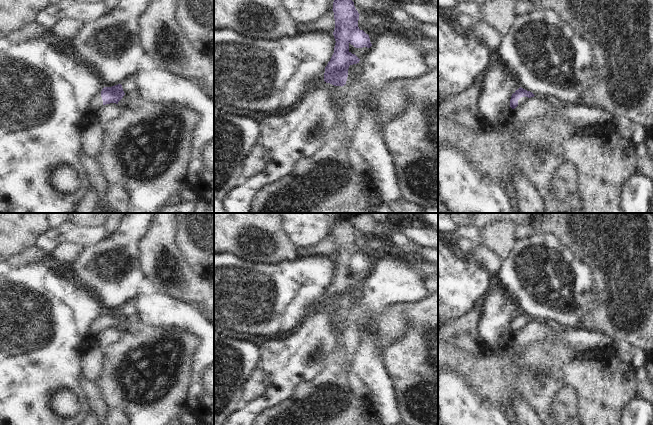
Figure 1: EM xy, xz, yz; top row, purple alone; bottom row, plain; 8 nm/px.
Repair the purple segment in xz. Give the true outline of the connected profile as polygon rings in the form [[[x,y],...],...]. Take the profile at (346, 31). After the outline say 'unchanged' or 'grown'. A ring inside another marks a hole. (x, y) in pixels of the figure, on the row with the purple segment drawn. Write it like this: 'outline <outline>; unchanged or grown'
outline [[[334,0],[335,19],[334,53],[327,66],[315,77],[313,82],[325,81],[334,86],[344,86],[350,65],[359,63],[360,59],[349,51],[349,45],[355,48],[370,48],[369,35],[358,27],[359,13],[352,0]]]; grown

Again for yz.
outline [[[520,87],[512,94],[510,99],[510,107],[515,109],[518,105],[525,103],[529,98],[534,96],[535,95],[532,92]]]; grown

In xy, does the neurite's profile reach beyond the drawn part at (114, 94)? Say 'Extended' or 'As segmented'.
Extended

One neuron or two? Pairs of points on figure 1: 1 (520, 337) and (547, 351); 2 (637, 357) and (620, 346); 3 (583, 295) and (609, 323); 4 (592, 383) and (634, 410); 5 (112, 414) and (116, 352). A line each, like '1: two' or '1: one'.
1: two
2: one
3: two
4: two
5: two

